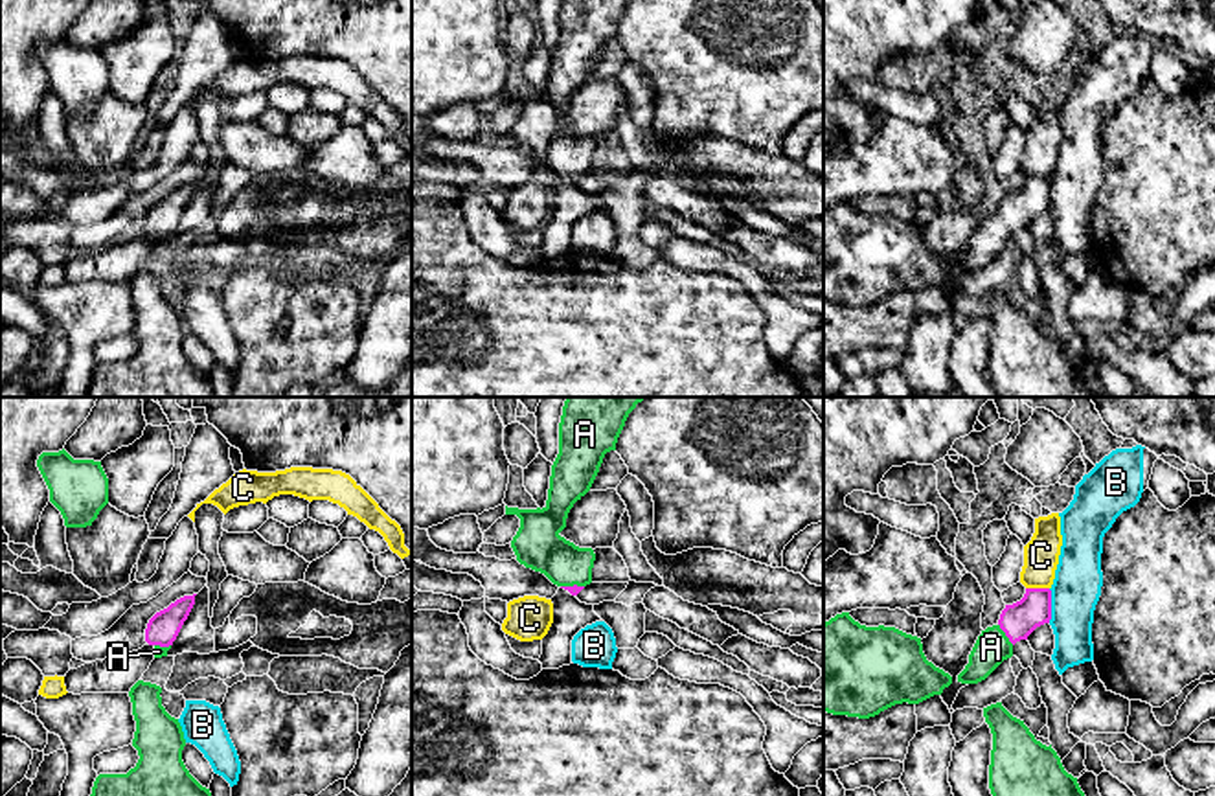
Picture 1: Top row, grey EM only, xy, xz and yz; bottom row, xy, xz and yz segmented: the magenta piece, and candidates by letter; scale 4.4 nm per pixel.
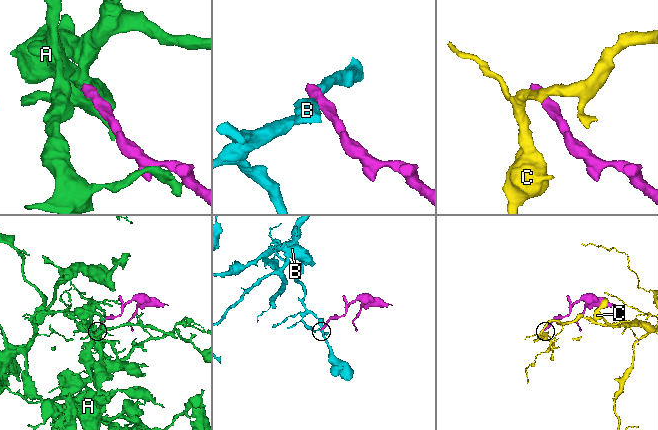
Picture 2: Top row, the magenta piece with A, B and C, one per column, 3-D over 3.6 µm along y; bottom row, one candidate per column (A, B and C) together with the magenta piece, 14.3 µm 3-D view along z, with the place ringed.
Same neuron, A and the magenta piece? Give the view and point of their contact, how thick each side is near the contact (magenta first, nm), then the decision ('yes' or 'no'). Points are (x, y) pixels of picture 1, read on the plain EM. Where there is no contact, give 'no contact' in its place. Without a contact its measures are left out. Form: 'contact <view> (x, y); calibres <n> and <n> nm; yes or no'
contact yz (1006, 223); calibres 160 and 150 nm; yes

